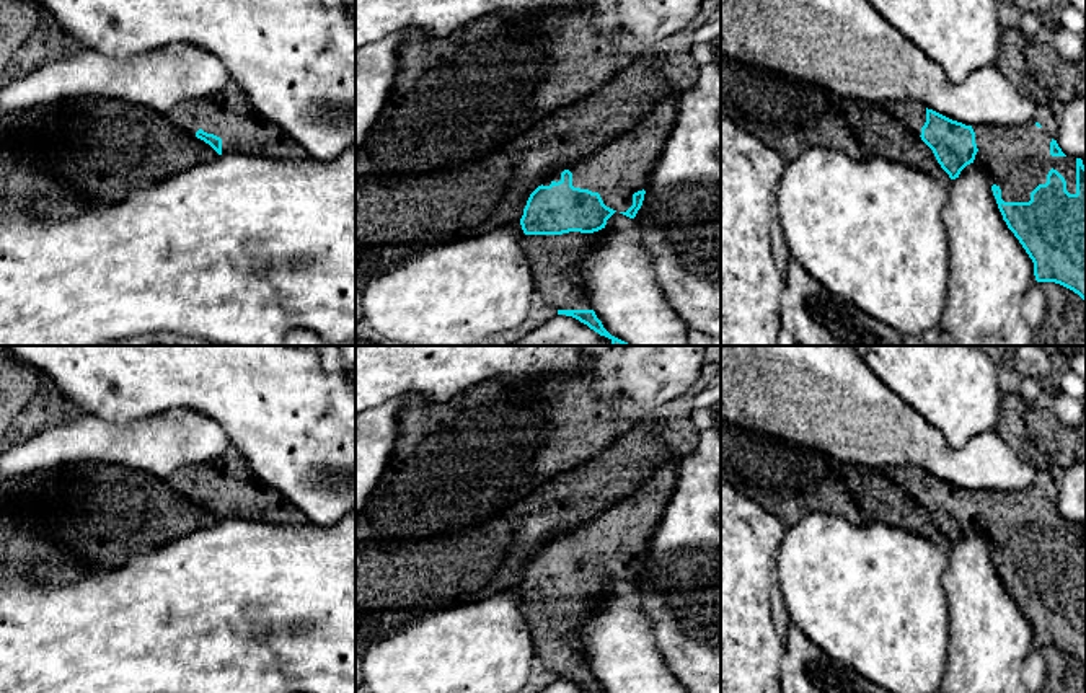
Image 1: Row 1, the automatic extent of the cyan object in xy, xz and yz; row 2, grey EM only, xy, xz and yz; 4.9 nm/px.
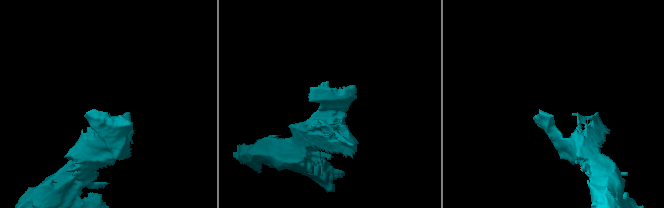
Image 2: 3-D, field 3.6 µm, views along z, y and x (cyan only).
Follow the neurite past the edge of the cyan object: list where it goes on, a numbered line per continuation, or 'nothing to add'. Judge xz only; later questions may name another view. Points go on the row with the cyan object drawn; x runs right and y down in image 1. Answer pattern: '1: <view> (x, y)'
1: xz (623, 167)
2: xz (553, 258)

